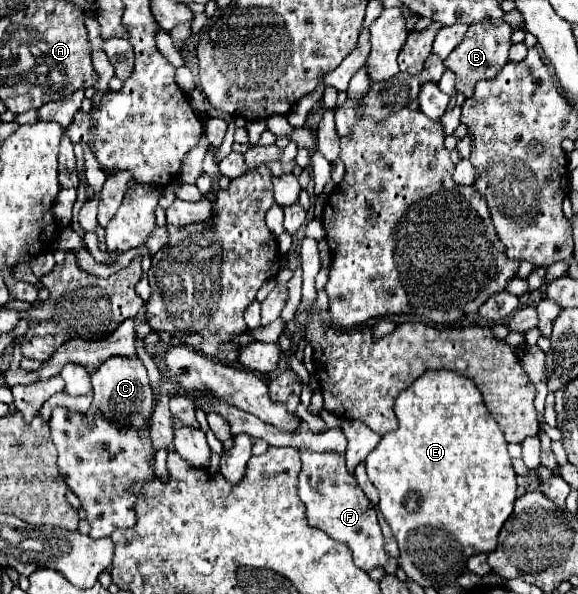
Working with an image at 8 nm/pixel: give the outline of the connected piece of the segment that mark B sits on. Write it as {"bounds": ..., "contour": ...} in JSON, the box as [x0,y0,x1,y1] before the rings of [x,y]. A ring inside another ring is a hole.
{"bounds":[446,20,512,98],"contour":[[[486,20],[468,28],[464,40],[446,58],[446,68],[456,74],[456,90],[466,98],[472,96],[476,82],[494,78],[502,66],[508,62],[508,52],[512,46],[512,28],[504,20]]]}

